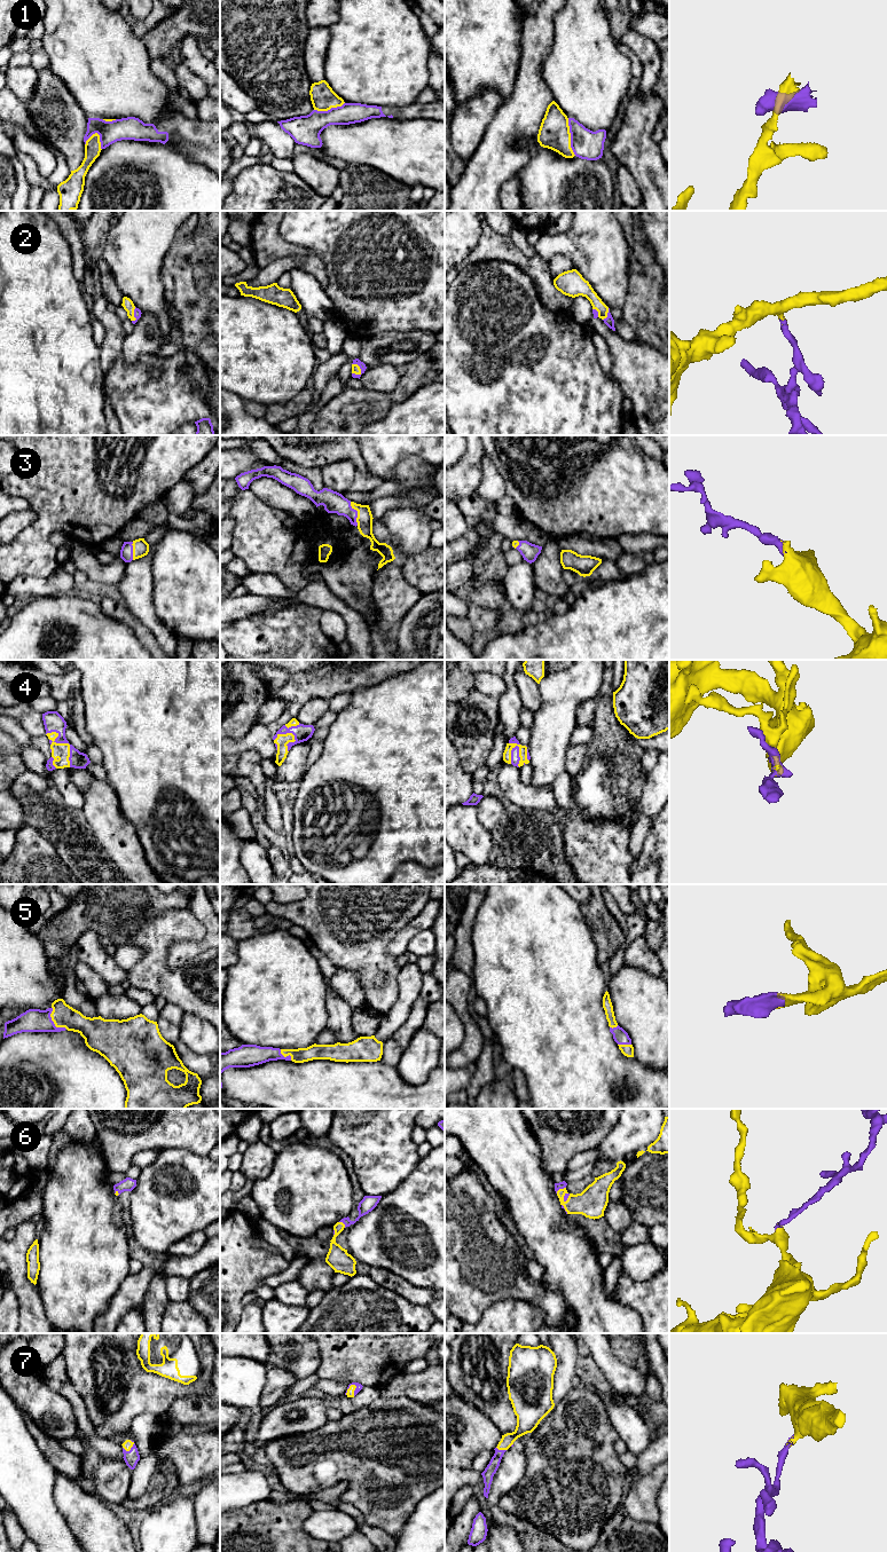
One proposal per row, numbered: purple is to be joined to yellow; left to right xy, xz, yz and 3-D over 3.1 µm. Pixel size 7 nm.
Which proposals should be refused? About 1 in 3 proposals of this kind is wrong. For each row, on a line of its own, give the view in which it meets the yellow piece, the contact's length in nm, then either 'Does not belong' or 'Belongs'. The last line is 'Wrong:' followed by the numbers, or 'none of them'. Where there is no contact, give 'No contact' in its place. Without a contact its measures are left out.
1: Touches yellow in yz. Shared border 280 nm. Does not belong
2: Touches yellow in xz. Shared border 110 nm. Belongs
3: Touches yellow in xz. Shared border 180 nm. Belongs
4: Touches yellow in xy. Shared border 300 nm. Belongs
5: Touches yellow in xy. Shared border 190 nm. Belongs
6: Touches yellow in yz. Shared border 80 nm. Belongs
7: Touches yellow in xz. Shared border 110 nm. Belongs
Wrong: 1

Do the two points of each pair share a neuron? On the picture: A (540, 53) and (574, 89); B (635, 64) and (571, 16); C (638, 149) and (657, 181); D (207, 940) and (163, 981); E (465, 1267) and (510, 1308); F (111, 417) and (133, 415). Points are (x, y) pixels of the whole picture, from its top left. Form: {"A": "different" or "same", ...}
{"A": "different", "B": "different", "C": "same", "D": "different", "E": "different", "F": "different"}

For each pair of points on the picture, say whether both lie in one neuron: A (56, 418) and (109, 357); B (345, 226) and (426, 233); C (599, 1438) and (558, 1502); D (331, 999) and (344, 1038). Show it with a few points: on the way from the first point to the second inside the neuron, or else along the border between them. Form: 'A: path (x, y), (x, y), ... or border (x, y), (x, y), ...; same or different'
A: border (100, 347), (100, 367), (104, 373); different
B: path (366, 226), (373, 228), (406, 228); same
C: path (582, 1451), (573, 1460), (571, 1484); same
D: path (337, 1008), (342, 1029); same

